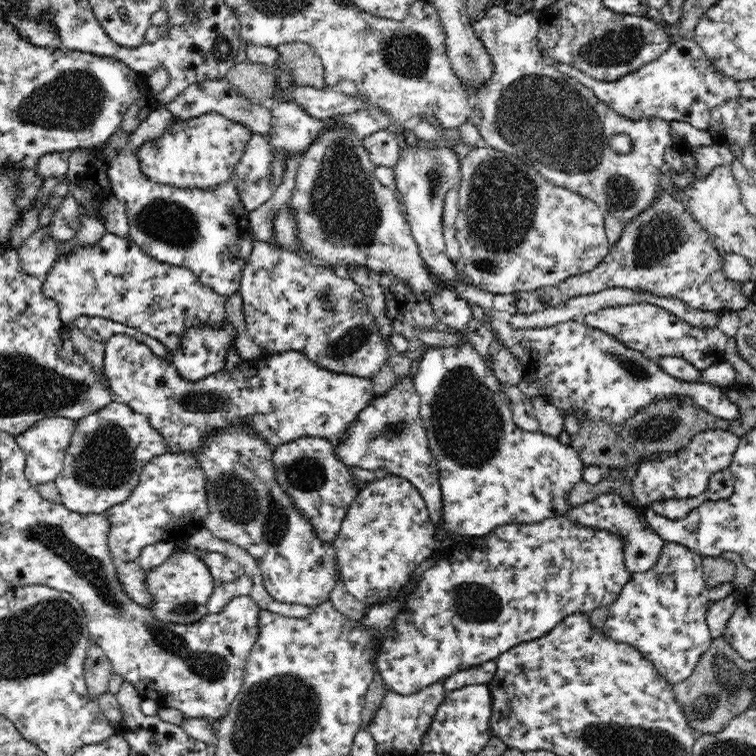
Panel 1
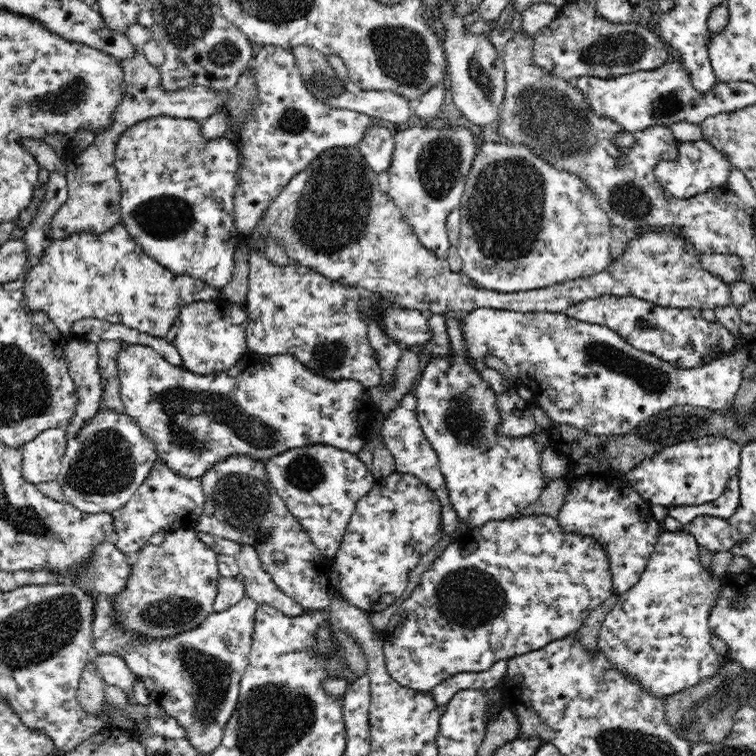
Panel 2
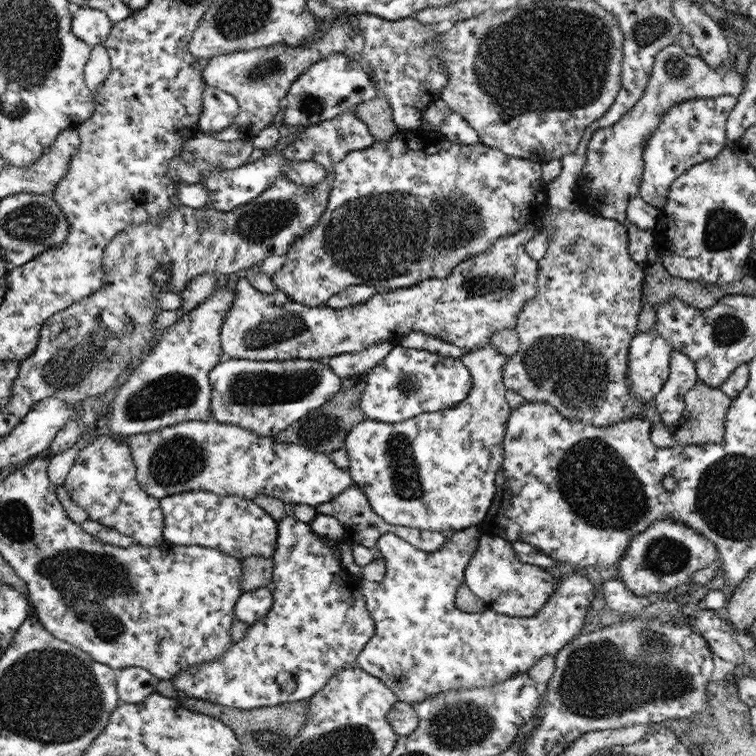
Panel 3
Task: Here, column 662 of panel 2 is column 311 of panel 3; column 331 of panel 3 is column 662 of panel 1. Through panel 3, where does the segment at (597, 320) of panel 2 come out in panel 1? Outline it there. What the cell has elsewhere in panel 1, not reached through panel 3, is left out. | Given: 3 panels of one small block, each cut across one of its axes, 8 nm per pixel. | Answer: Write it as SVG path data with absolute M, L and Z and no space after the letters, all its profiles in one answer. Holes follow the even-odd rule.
M628 304L628 306L602 308L594 314L588 314L583 322L592 328L613 335L626 348L637 350L648 359L682 356L699 370L706 370L712 364L725 360L724 350L729 338L718 327L694 328L674 316L672 312L652 304Z

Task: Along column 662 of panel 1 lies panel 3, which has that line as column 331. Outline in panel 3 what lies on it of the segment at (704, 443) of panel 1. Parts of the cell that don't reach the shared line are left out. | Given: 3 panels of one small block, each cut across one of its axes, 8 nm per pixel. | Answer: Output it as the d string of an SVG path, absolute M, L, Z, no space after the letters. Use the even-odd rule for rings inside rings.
M215 420L185 421L155 432L131 435L128 440L138 484L157 500L180 492L206 490L223 497L242 497L245 501L252 501L257 494L265 494L282 503L314 507L330 502L353 484L349 473L337 468L326 453L315 452L300 444L278 443L272 437L259 436L239 425Z

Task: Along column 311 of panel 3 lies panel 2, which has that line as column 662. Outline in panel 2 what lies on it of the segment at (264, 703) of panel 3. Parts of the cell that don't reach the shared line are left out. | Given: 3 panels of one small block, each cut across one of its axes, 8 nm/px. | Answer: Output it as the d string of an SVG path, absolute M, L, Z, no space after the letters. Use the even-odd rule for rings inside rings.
M660 532L660 538L658 538L658 542L654 546L654 552L650 554L650 560L648 560L646 570L642 572L639 581L632 588L629 588L626 592L617 594L616 604L614 604L612 610L606 615L599 629L597 646L604 651L606 658L614 663L614 667L618 667L620 671L624 671L624 675L636 677L652 695L664 695L667 697L673 692L687 689L689 686L694 686L700 679L713 675L714 671L718 668L719 654L710 645L712 631L708 622L710 614L712 614L712 608L716 606L716 602L718 602L718 598L720 597L720 590L724 587L726 580L724 577L712 576L702 566L699 557L700 550L701 548L697 545L695 538L692 538L692 536L685 532Z

